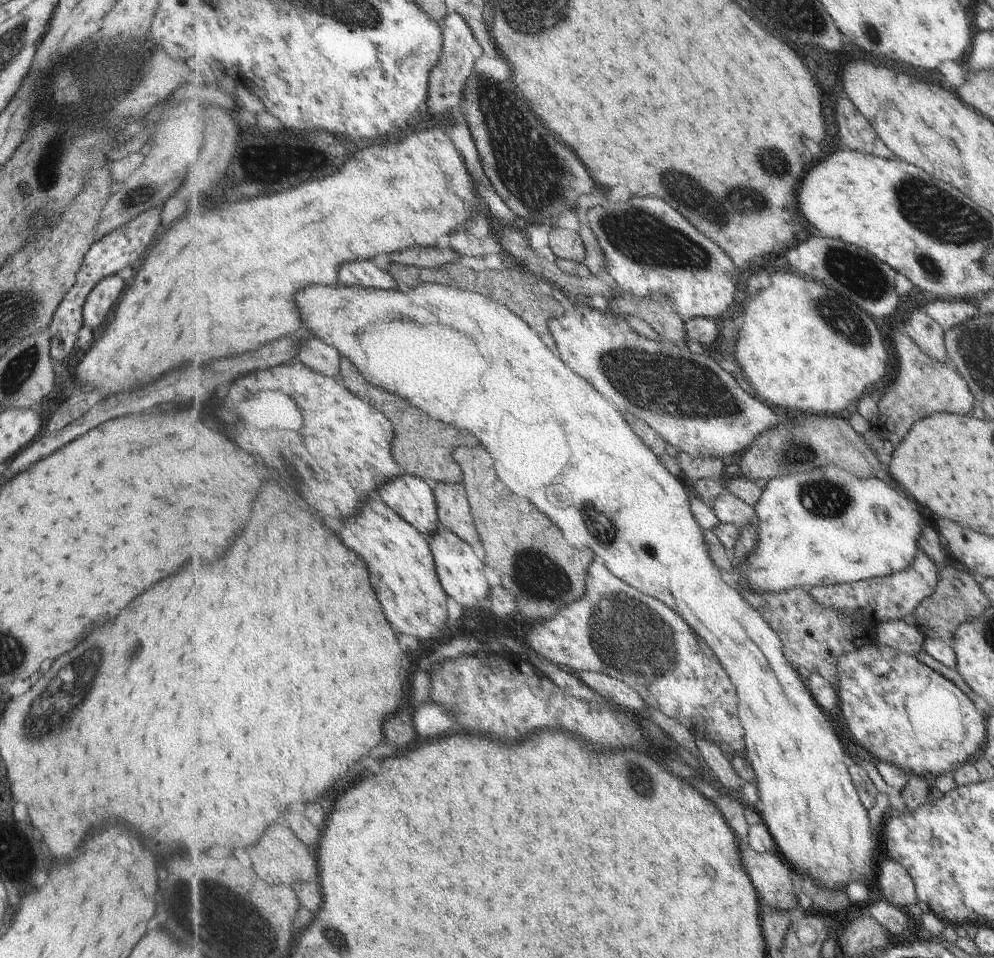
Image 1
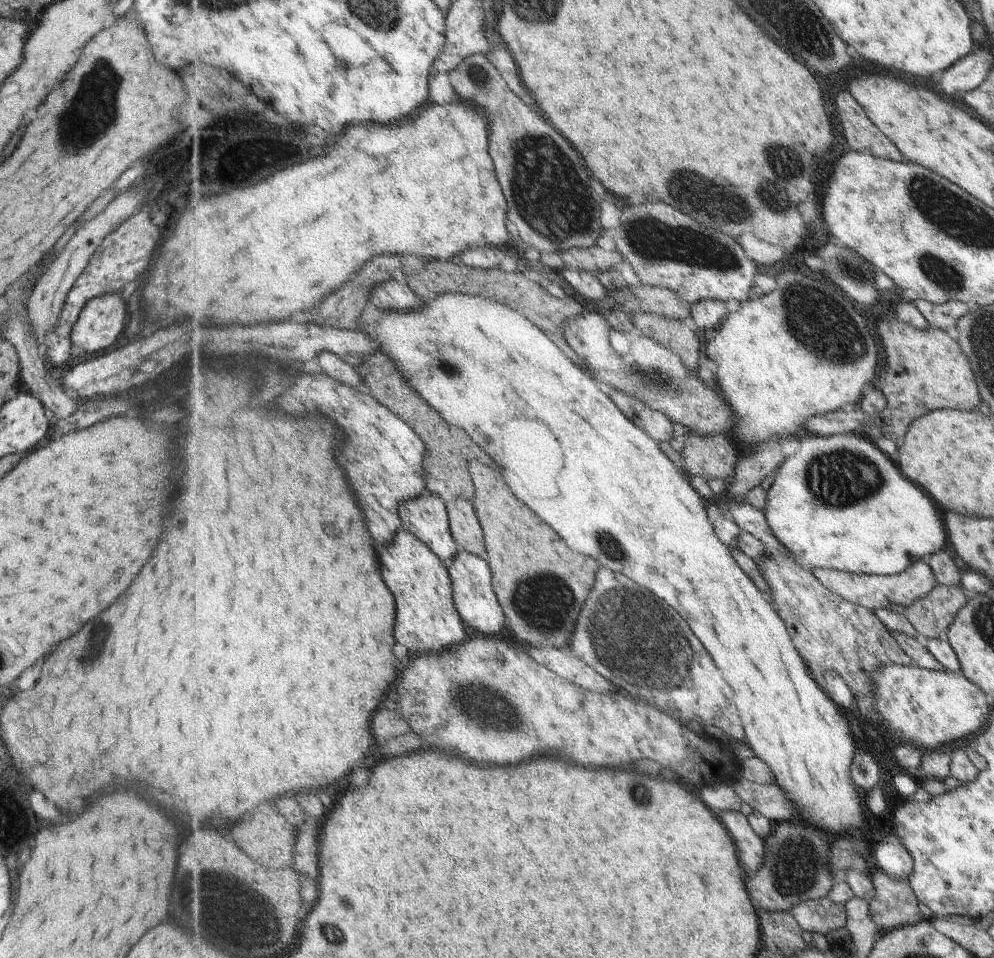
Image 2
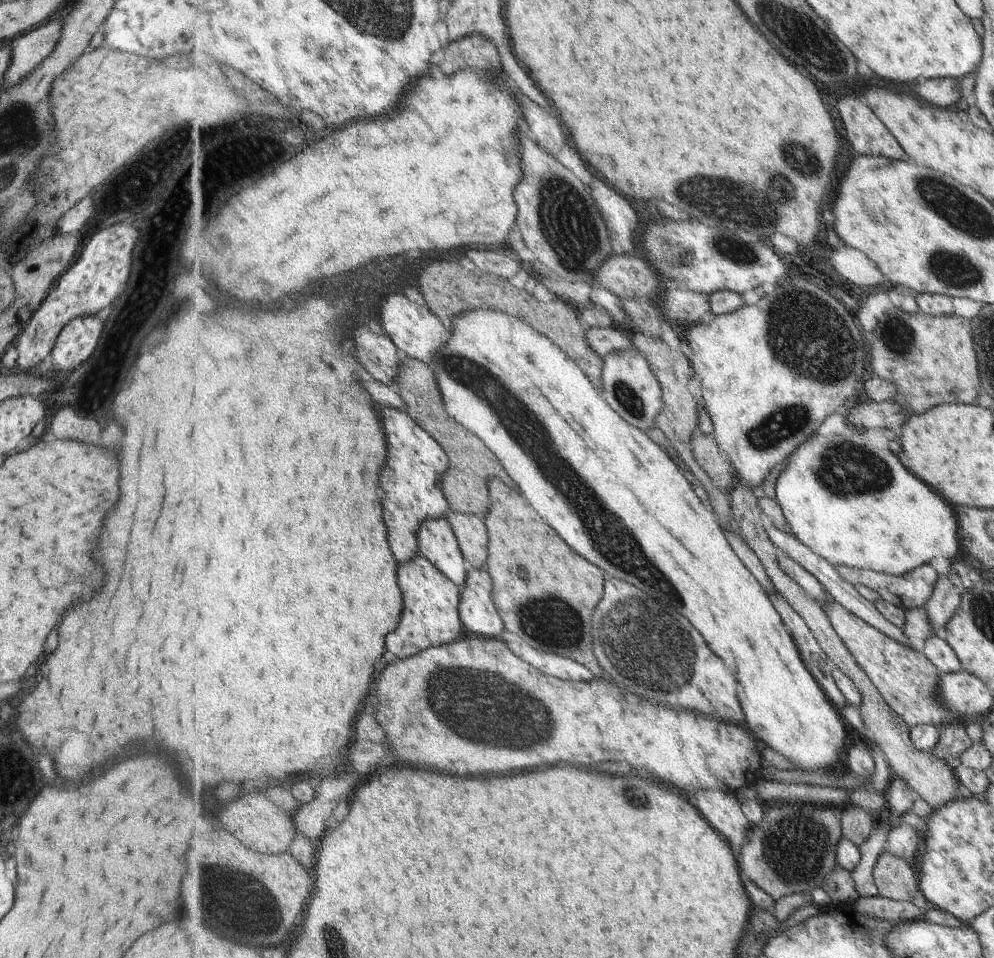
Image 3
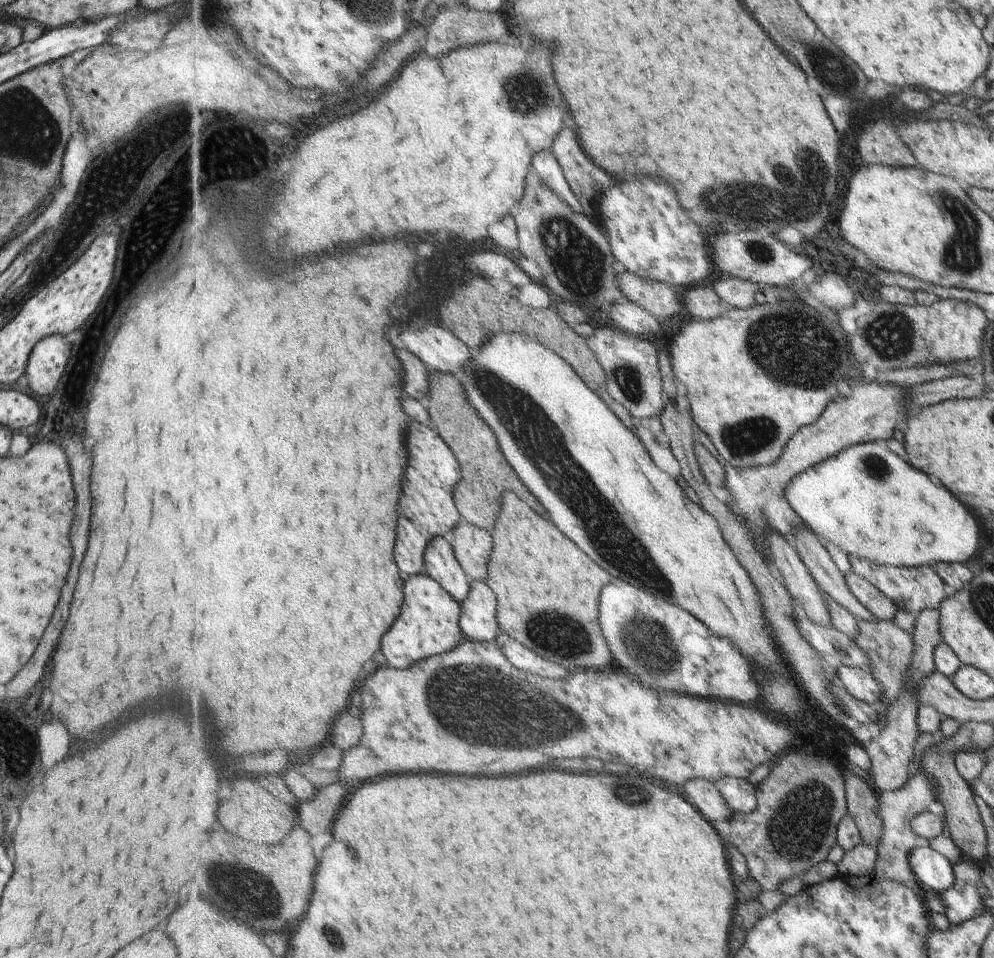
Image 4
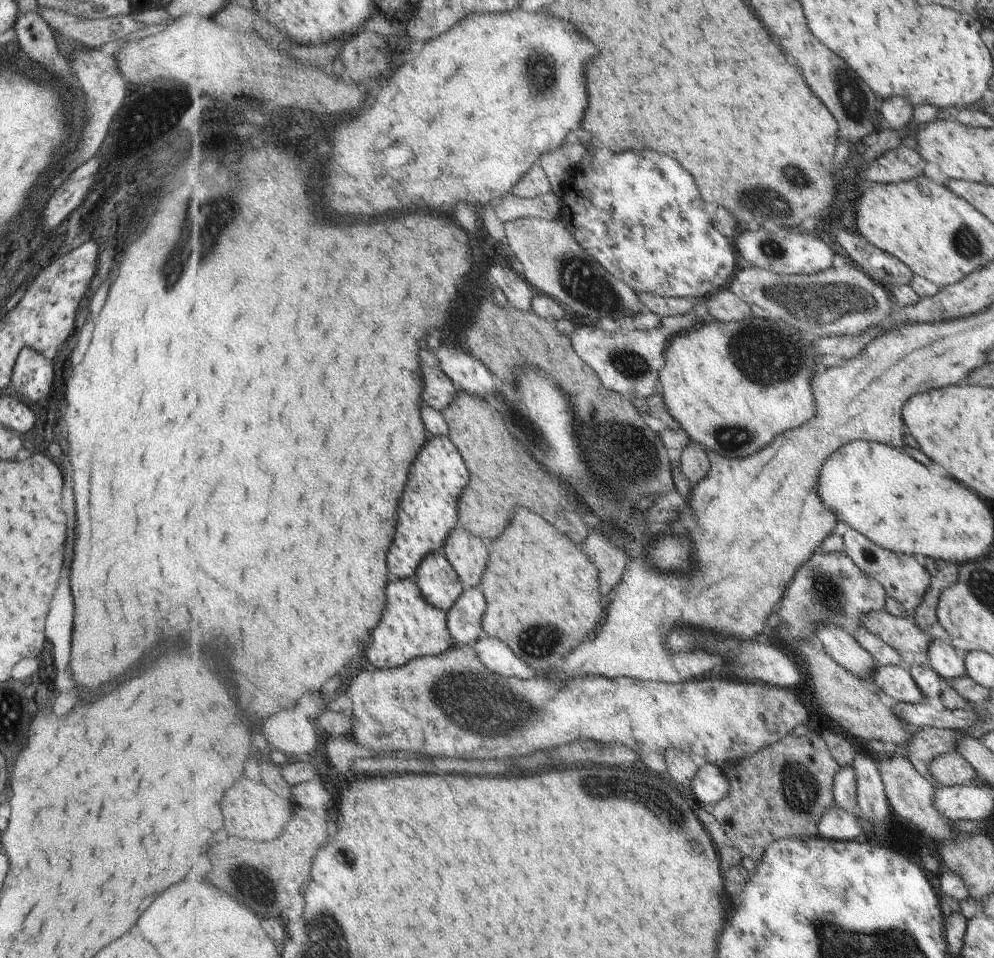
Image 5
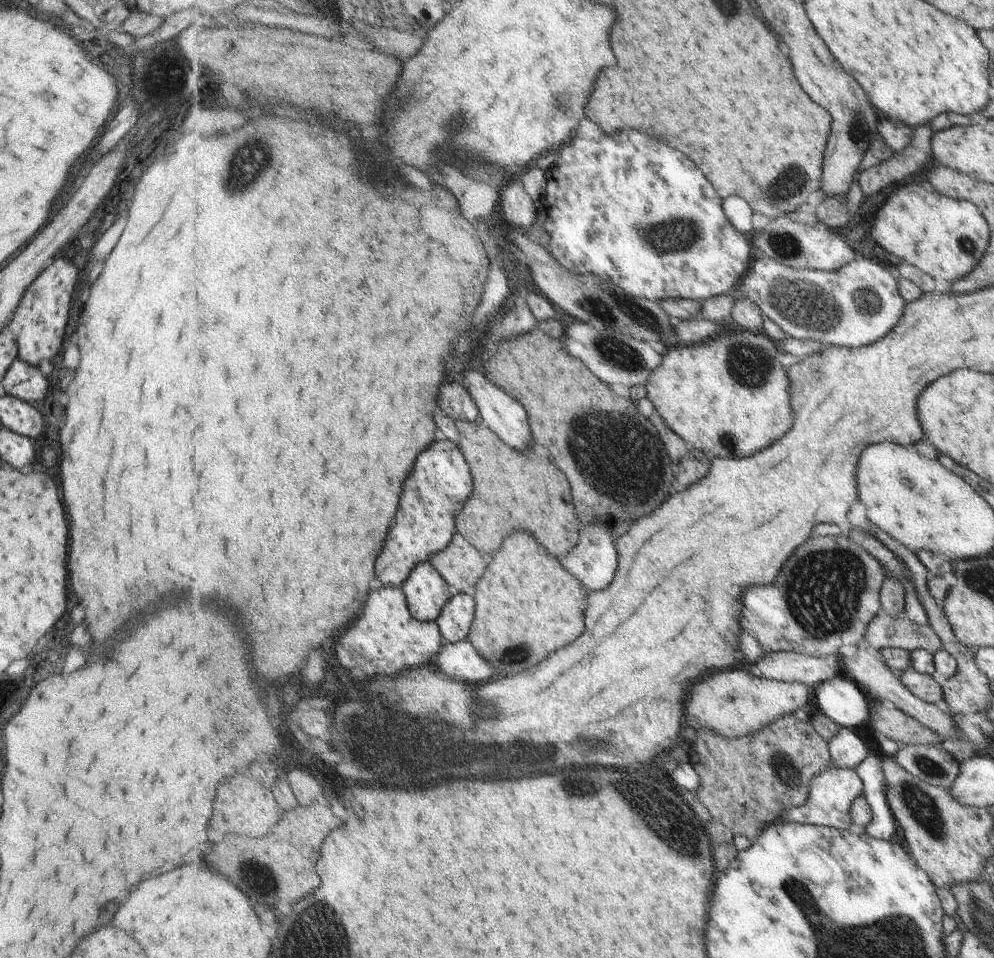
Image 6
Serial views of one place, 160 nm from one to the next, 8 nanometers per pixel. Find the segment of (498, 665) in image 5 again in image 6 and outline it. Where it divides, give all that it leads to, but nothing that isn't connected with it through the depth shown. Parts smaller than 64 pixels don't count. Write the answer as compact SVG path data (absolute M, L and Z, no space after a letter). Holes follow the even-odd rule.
M469 638L457 641L456 643L446 642L442 651L434 657L433 664L447 674L458 679L463 679L464 681L484 684L485 682L491 682L491 680L500 678L496 668L483 655L480 655L480 652L475 648L475 645Z

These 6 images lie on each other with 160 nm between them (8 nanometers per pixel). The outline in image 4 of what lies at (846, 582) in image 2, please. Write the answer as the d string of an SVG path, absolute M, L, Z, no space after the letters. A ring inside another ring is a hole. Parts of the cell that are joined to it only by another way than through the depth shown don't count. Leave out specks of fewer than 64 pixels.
M857 555L848 556L852 571L863 577L866 581L870 581L875 588L878 588L886 597L890 597L899 611L918 613L924 608L939 609L939 604L946 597L943 590L944 582L937 576L932 566L921 565L920 567L894 567L889 565L878 565L863 557Z

